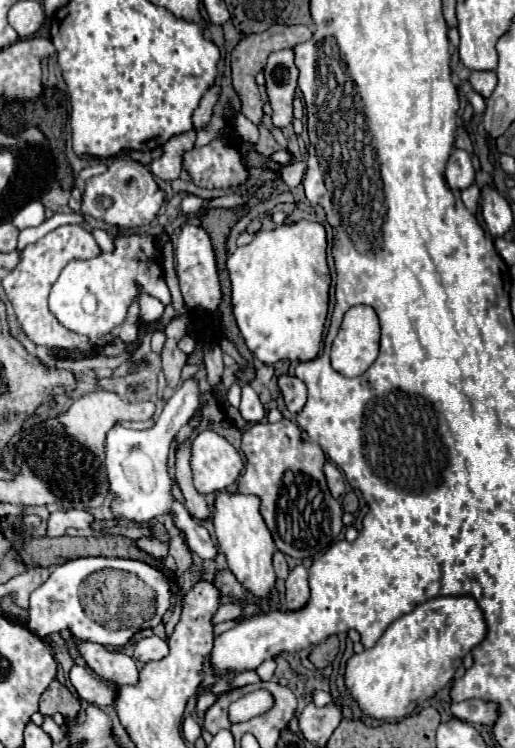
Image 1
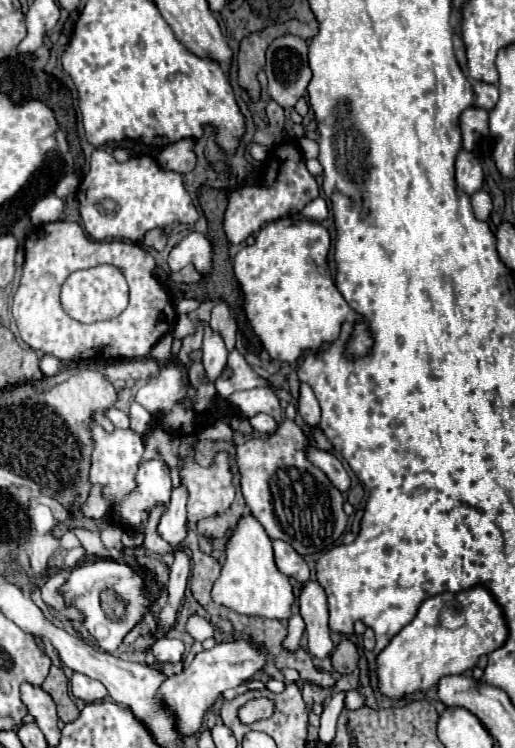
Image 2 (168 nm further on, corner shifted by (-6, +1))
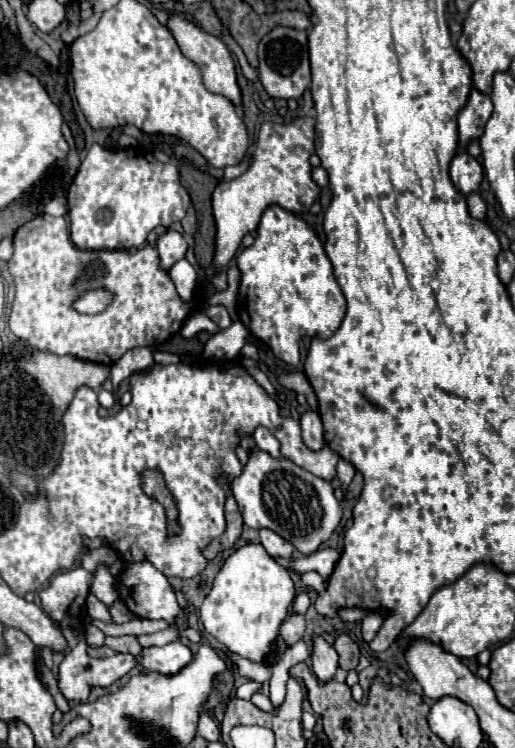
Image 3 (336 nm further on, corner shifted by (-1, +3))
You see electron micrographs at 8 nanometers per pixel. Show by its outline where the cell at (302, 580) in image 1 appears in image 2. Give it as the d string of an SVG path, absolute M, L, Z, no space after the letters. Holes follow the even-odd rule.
M318 582L304 584L304 590L298 600L300 600L300 614L306 622L308 652L318 660L330 658L334 644L330 638L328 604L326 604L326 594L322 586Z

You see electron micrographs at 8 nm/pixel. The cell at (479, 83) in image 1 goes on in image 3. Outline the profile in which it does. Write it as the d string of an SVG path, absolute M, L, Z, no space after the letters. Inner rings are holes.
M477 88L471 90L469 100L463 108L463 112L459 112L459 144L461 148L467 146L469 140L479 138L483 134L485 122L491 118L493 114L493 102L487 94L479 92Z

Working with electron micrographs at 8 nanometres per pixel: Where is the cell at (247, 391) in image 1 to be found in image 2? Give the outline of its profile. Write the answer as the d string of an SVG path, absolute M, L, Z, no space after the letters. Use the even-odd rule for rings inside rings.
M258 414L258 416L250 418L250 424L252 424L252 428L258 434L274 434L276 428L278 428L278 424L274 422L274 418L268 416L268 414Z

